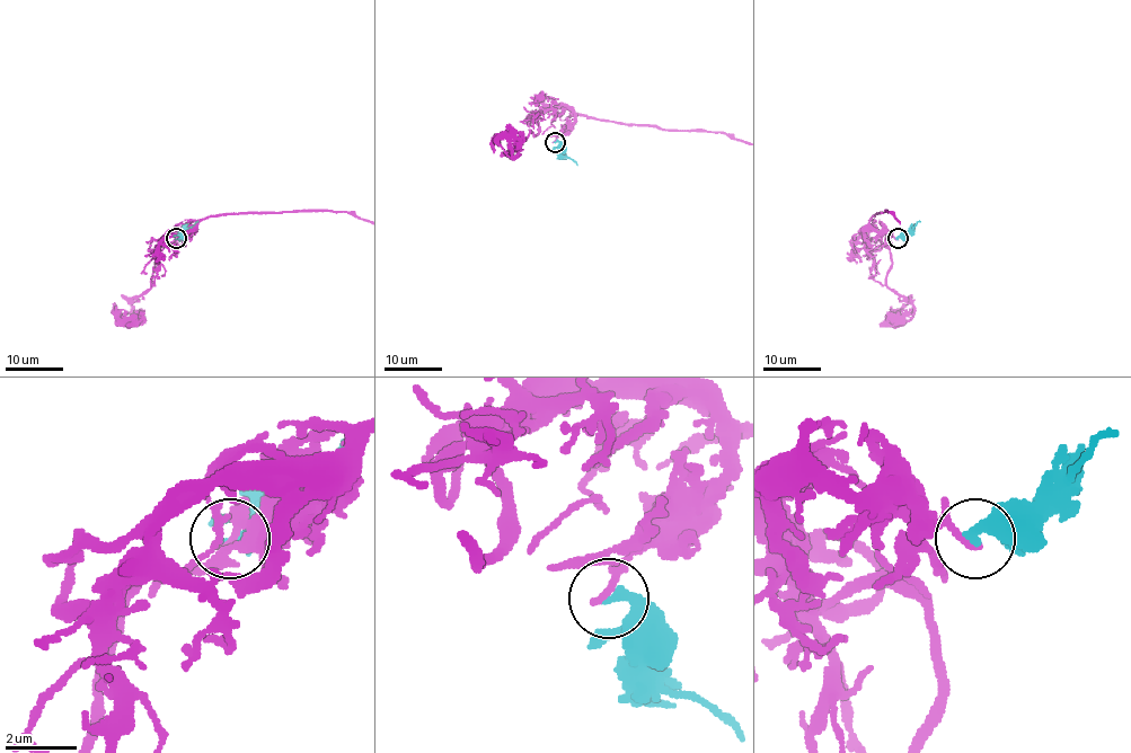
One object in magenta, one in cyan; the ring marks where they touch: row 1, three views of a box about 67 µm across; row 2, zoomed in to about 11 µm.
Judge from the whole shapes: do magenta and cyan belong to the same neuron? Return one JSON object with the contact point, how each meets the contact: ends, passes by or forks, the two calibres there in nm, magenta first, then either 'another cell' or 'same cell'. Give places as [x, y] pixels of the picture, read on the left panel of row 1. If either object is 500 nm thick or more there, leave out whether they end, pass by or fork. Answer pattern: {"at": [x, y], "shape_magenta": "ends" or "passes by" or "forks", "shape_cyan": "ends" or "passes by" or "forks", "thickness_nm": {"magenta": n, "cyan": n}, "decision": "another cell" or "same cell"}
{"at": [176, 238], "shape_magenta": "passes by", "shape_cyan": "ends", "thickness_nm": {"magenta": 160, "cyan": 280}, "decision": "another cell"}

